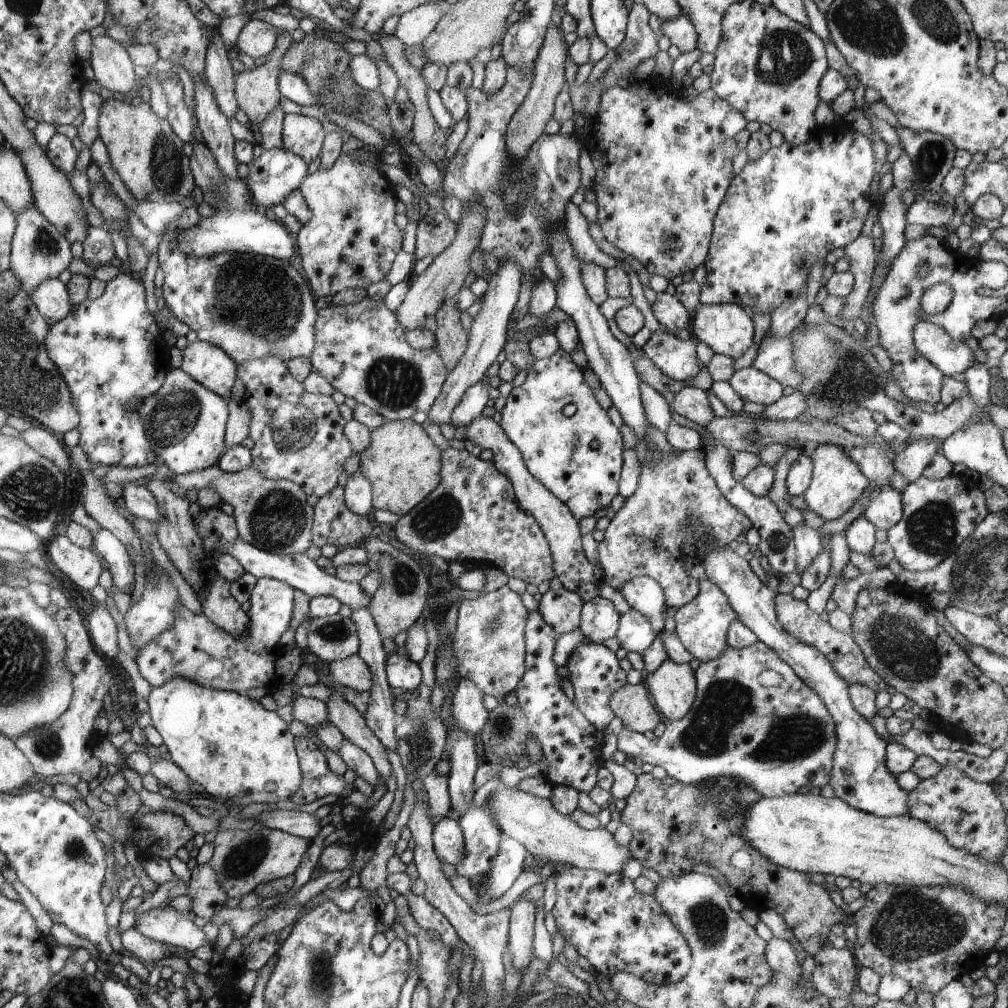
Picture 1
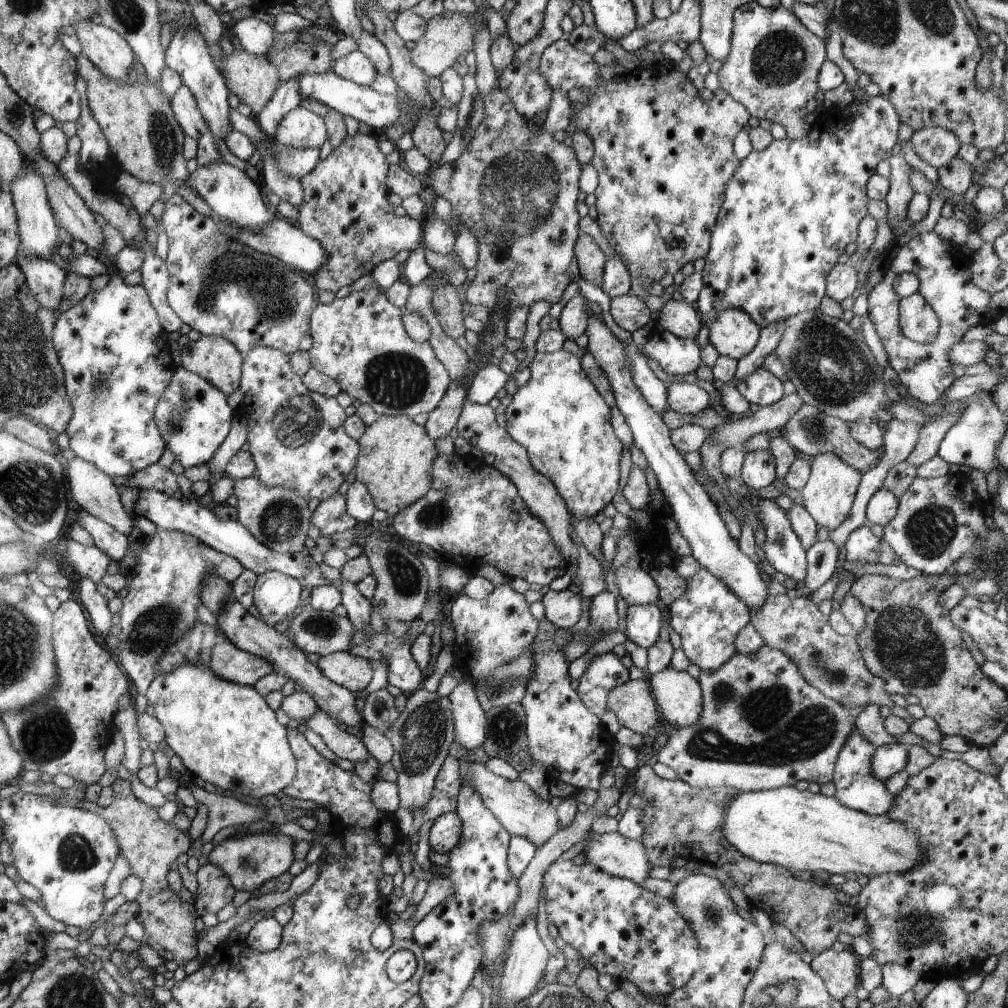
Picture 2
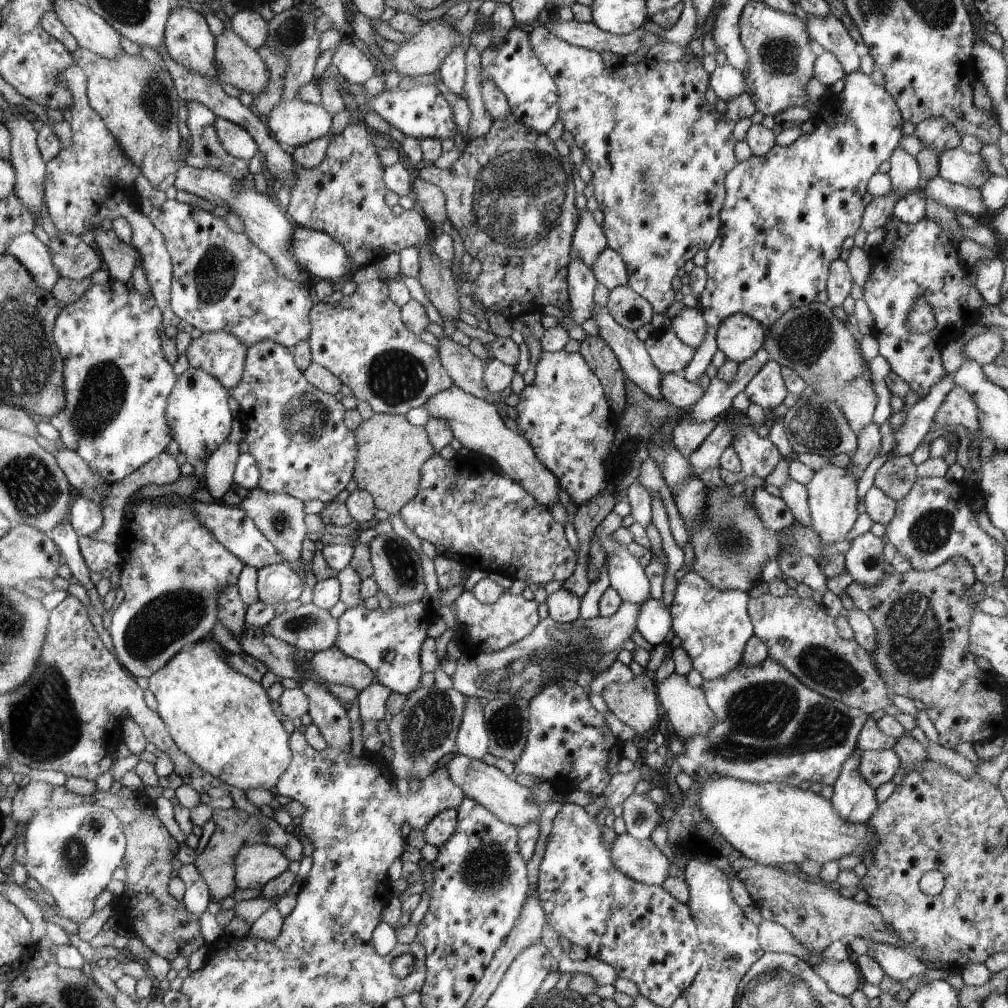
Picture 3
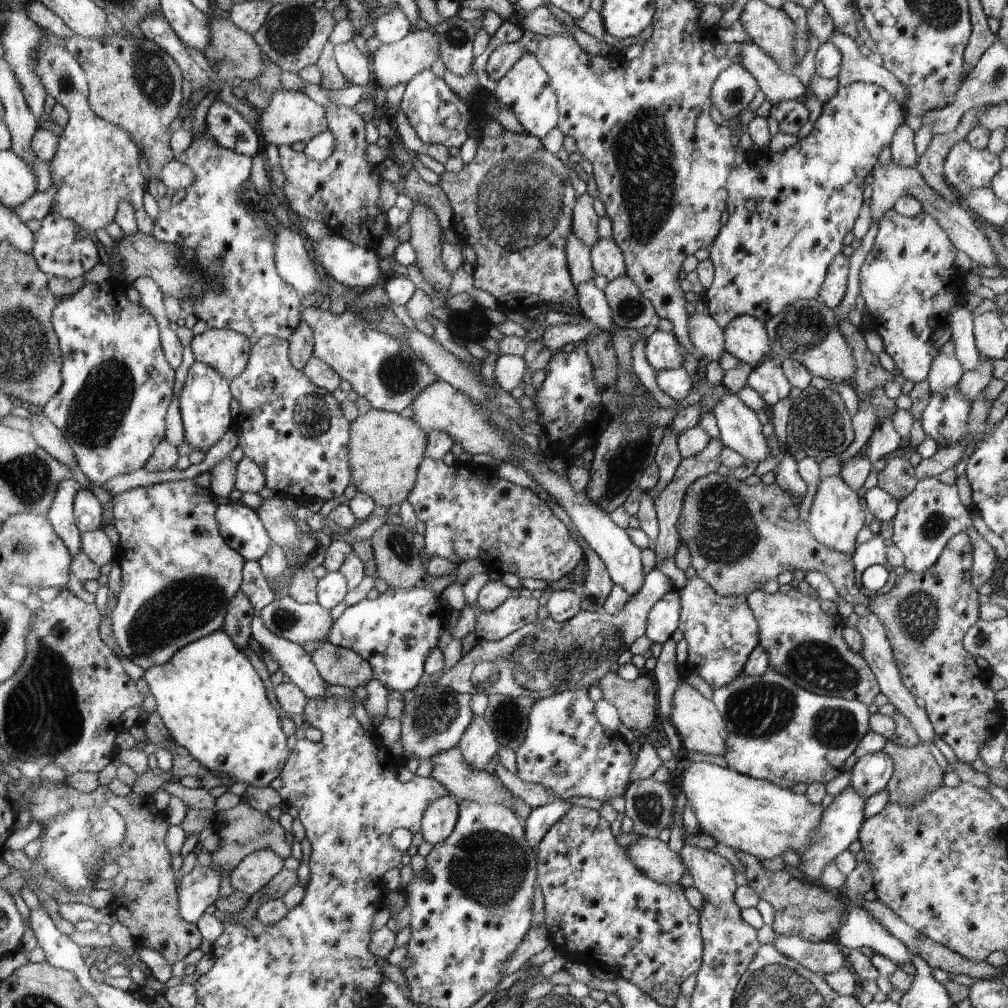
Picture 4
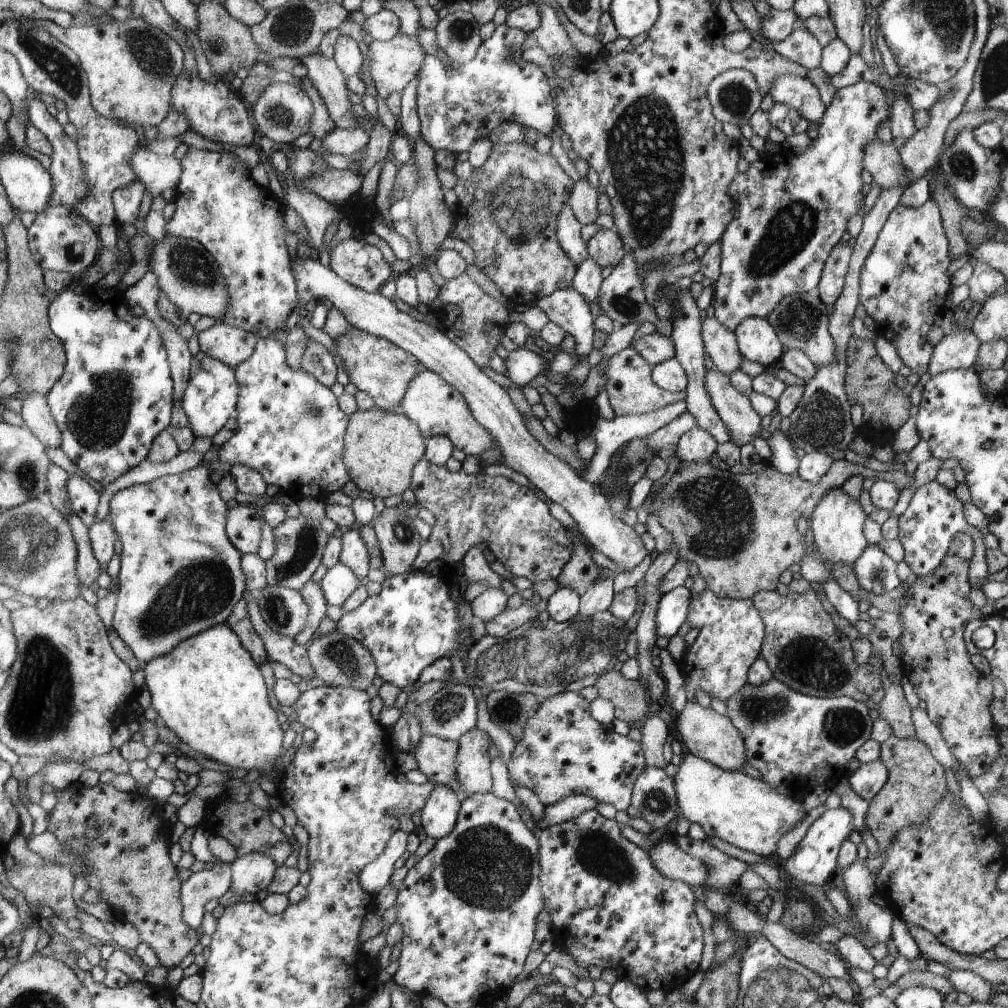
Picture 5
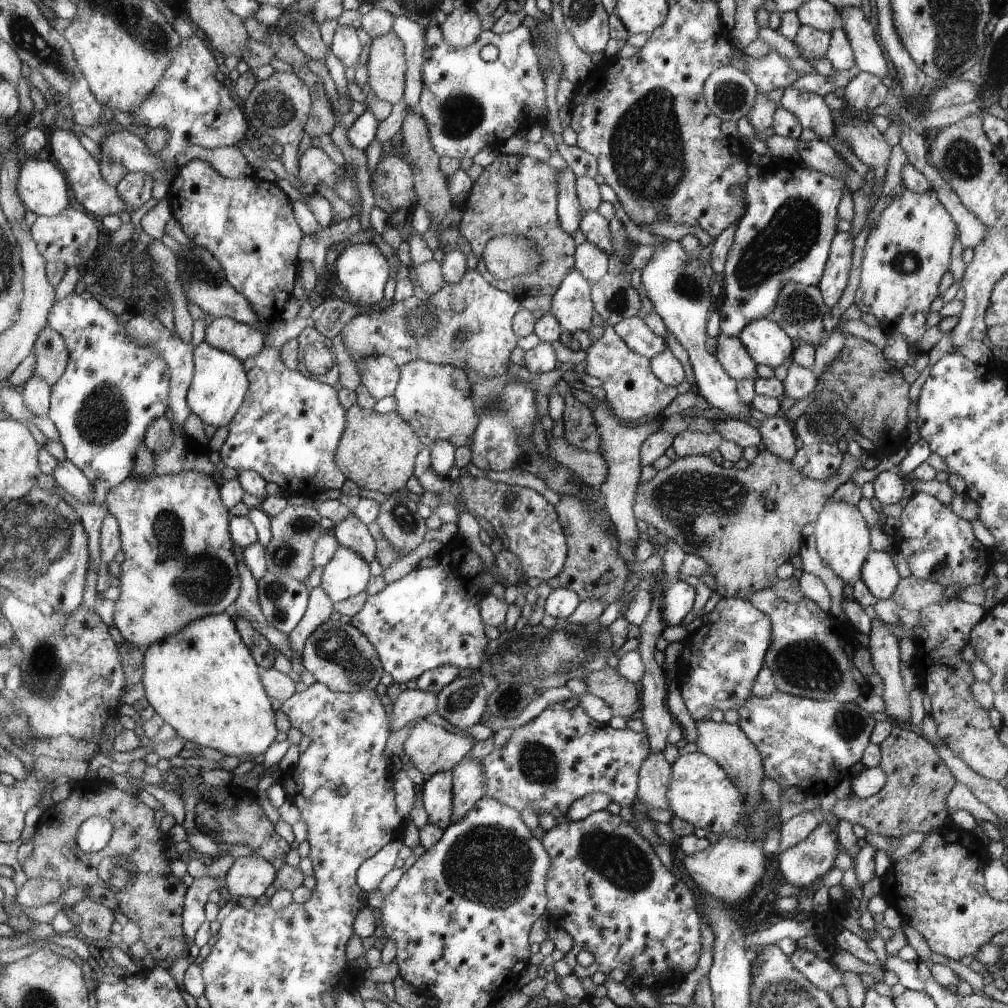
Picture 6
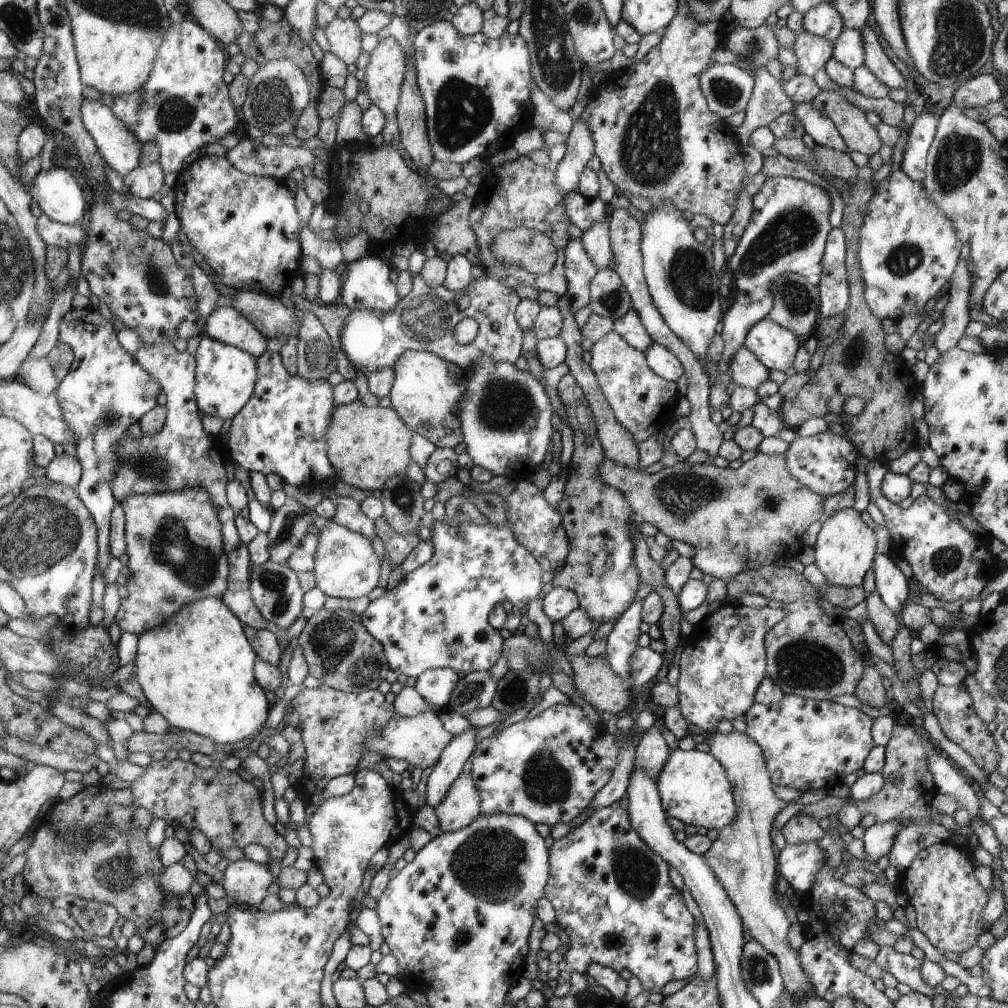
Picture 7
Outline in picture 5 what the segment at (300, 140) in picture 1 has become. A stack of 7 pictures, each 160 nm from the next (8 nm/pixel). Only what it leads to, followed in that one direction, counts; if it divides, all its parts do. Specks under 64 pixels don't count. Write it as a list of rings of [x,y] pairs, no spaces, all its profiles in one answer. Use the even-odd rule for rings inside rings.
[[[272,82],[252,106],[252,114],[261,136],[266,136],[272,142],[292,144],[311,129],[311,122],[314,120],[314,104],[301,84]]]

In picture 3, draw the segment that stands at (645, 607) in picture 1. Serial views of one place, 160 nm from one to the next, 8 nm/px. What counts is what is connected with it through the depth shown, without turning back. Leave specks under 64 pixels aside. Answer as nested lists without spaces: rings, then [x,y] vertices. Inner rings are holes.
[[[599,527],[594,532],[594,539],[596,537],[603,544],[611,587],[618,592],[623,602],[641,605],[652,598],[645,568],[640,565],[638,559]]]

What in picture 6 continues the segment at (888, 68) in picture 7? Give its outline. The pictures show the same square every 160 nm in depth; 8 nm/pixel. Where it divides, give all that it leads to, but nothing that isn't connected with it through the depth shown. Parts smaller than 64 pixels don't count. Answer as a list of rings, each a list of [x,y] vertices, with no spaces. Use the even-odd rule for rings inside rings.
[[[846,8],[839,12],[839,25],[850,40],[854,50],[855,66],[863,71],[880,78],[889,76],[888,62],[884,58],[884,50],[876,40],[874,28],[866,20],[861,8]]]

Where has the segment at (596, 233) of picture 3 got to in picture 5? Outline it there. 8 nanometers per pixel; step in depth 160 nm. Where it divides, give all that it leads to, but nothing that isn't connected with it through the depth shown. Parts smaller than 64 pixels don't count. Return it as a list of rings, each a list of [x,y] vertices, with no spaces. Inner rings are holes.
[[[580,177],[574,184],[567,204],[572,208],[576,220],[583,226],[594,223],[598,218],[598,197],[597,188],[594,188],[588,180]]]

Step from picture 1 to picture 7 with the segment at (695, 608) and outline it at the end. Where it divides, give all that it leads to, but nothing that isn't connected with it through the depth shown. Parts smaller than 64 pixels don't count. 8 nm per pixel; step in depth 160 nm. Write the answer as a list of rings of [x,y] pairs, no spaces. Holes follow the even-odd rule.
[[[725,603],[718,612],[711,614],[710,620],[708,620],[708,622],[718,622],[716,634],[701,626],[687,639],[684,639],[683,652],[679,659],[679,678],[676,685],[679,695],[677,708],[689,724],[702,728],[704,732],[714,733],[719,721],[726,719],[732,722],[738,716],[745,715],[755,704],[755,693],[764,678],[767,677],[766,634],[786,615],[787,613],[783,609],[773,610],[768,606],[754,609],[740,604]]]

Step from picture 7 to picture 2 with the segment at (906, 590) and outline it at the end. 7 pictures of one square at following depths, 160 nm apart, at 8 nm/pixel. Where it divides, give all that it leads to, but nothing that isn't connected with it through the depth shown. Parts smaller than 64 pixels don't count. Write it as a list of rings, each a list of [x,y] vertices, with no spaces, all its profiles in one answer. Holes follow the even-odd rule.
[[[862,525],[850,533],[844,545],[846,561],[859,563],[876,563],[879,555],[881,539],[871,528]]]

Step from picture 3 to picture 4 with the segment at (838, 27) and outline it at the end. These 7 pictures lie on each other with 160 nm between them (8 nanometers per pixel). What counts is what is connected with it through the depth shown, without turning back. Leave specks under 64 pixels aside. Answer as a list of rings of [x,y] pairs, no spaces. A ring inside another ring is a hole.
[[[834,31],[829,42],[842,52],[841,70],[838,74],[840,87],[854,82],[876,84],[886,92],[890,92],[892,98],[904,107],[904,102],[908,98],[906,86],[896,80],[896,76],[888,72],[884,66],[879,66],[863,56],[854,39],[842,32]]]

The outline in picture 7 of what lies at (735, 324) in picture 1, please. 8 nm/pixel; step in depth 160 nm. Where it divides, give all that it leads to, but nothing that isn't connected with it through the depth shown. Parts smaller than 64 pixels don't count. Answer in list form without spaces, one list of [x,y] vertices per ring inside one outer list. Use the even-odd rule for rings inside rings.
[[[763,319],[750,328],[743,346],[768,370],[785,371],[794,364],[802,339],[777,323]]]

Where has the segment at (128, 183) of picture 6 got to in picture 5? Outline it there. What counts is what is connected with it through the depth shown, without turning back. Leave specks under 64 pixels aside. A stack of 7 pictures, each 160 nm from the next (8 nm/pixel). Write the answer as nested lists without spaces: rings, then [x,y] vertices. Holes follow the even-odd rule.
[[[134,180],[122,188],[112,192],[113,206],[115,209],[117,225],[132,224],[138,218],[138,212],[146,188],[140,180]]]

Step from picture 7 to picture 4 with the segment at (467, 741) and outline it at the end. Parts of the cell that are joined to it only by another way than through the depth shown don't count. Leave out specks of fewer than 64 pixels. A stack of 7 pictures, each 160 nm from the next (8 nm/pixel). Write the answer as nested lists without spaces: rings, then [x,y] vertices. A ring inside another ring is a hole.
[[[447,795],[428,804],[419,831],[425,842],[436,845],[451,837],[458,824],[459,803],[454,797]]]

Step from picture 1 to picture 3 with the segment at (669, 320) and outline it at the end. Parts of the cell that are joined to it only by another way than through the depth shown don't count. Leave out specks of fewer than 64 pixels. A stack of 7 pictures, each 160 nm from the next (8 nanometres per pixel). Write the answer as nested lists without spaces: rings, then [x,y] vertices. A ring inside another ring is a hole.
[[[698,306],[682,309],[671,319],[670,329],[688,346],[697,349],[701,344],[705,344],[707,324]]]

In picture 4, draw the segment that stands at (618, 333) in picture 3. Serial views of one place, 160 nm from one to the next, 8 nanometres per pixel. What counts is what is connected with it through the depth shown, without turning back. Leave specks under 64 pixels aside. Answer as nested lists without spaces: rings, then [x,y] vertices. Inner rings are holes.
[[[594,273],[588,282],[582,282],[576,286],[579,310],[583,317],[594,322],[596,328],[611,334],[616,330],[617,324],[612,320],[612,310],[607,302],[607,296],[595,285],[594,278],[596,276]]]

